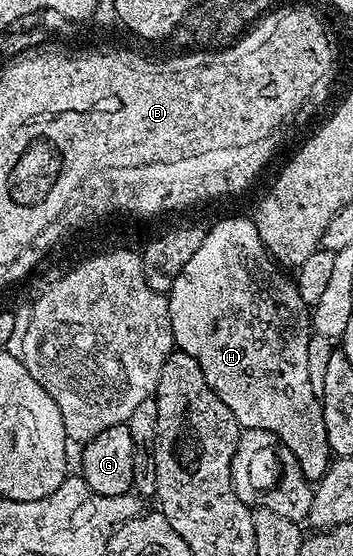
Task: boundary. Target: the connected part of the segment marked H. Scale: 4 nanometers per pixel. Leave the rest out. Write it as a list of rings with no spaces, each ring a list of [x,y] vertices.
[[[225,216],[222,220],[215,221],[213,225],[208,225],[199,250],[195,250],[195,254],[191,254],[191,262],[187,262],[187,266],[183,266],[179,278],[175,278],[173,288],[167,294],[173,343],[180,351],[191,354],[191,358],[195,358],[195,362],[199,362],[199,370],[203,370],[203,378],[207,382],[207,386],[211,386],[211,390],[215,390],[215,394],[219,394],[219,398],[223,398],[227,410],[231,410],[231,414],[235,414],[235,418],[242,429],[258,427],[273,432],[282,445],[285,443],[293,451],[292,459],[300,464],[301,469],[305,471],[305,477],[310,482],[316,482],[329,469],[331,453],[327,440],[327,426],[323,422],[319,392],[318,389],[311,386],[311,374],[307,370],[307,346],[311,335],[311,312],[303,302],[296,283],[290,277],[288,280],[280,271],[284,272],[277,261],[269,255],[269,251],[265,249],[264,242],[259,238],[257,225],[250,217],[248,220],[245,216]]]

